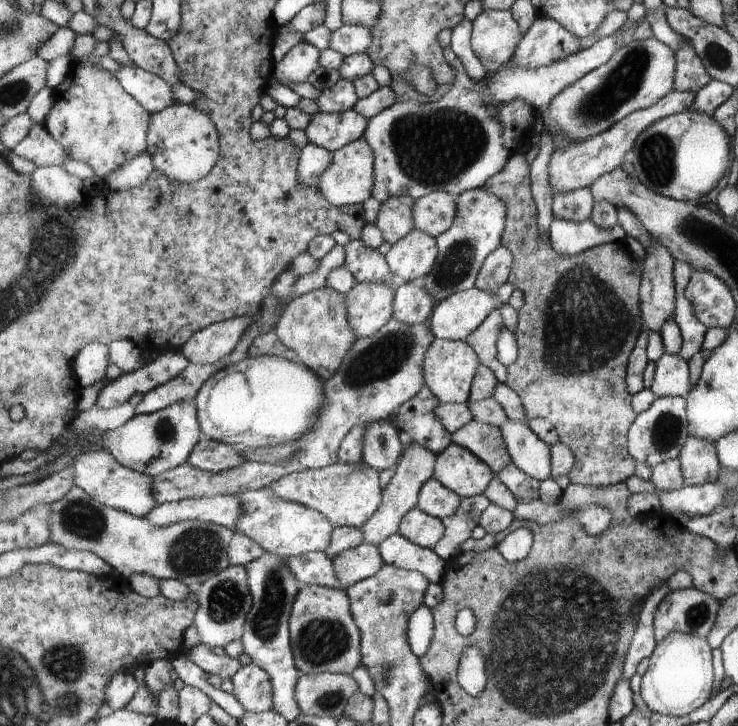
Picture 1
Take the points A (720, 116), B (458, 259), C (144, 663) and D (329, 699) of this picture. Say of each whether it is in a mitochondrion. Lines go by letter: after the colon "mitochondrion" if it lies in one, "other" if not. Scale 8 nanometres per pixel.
A: other
B: mitochondrion
C: other
D: mitochondrion

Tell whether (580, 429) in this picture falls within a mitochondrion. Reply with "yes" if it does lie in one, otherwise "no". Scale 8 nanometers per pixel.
no

